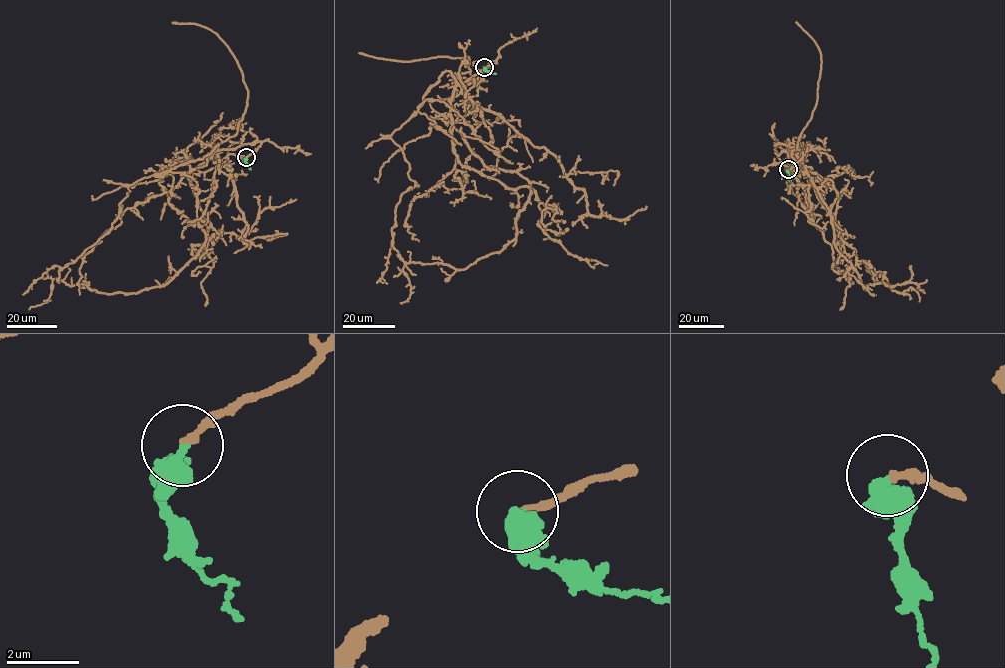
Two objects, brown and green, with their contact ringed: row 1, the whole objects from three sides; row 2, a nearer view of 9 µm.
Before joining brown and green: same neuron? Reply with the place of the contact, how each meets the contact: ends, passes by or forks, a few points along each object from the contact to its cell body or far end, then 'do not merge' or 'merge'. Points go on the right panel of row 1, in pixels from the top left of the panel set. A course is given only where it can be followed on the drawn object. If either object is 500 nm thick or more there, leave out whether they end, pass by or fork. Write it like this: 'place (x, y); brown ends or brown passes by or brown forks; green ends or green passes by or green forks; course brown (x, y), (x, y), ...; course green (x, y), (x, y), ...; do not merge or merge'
place (788, 169); brown ends; green ends; course brown (788, 169), (797, 167), (791, 152), (842, 234), (832, 268), (838, 273), (812, 210), (817, 228); course green (788, 169), (790, 183); merge

